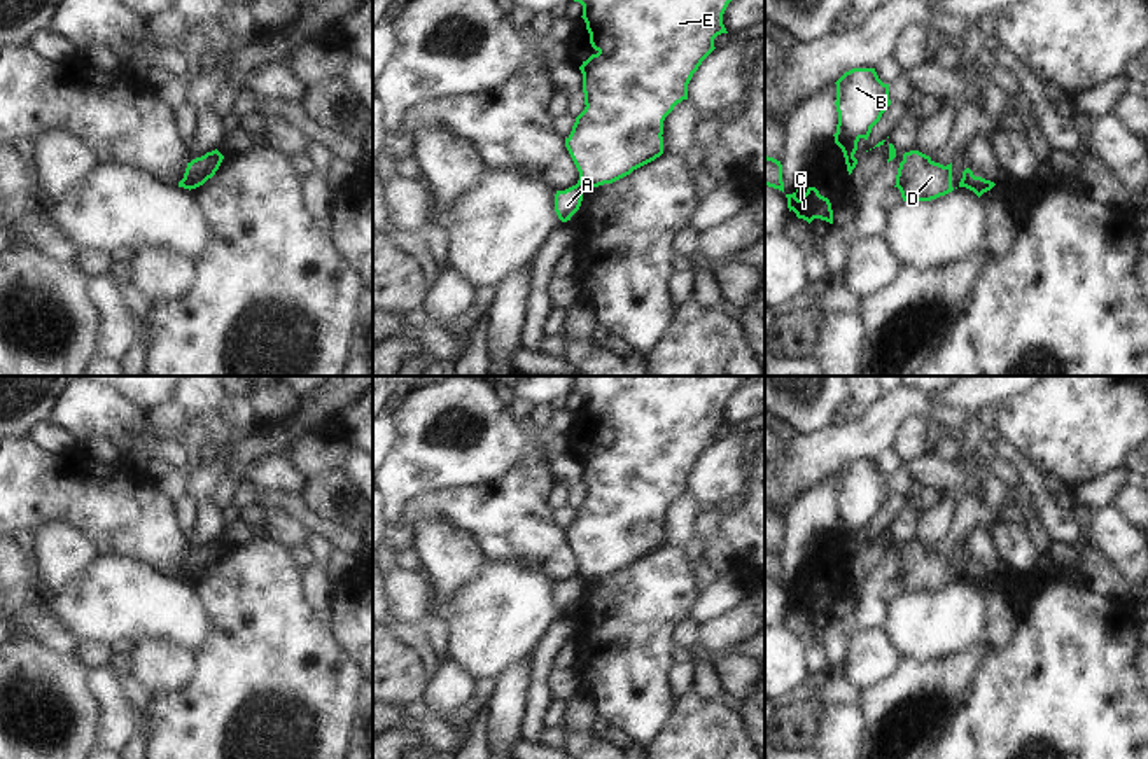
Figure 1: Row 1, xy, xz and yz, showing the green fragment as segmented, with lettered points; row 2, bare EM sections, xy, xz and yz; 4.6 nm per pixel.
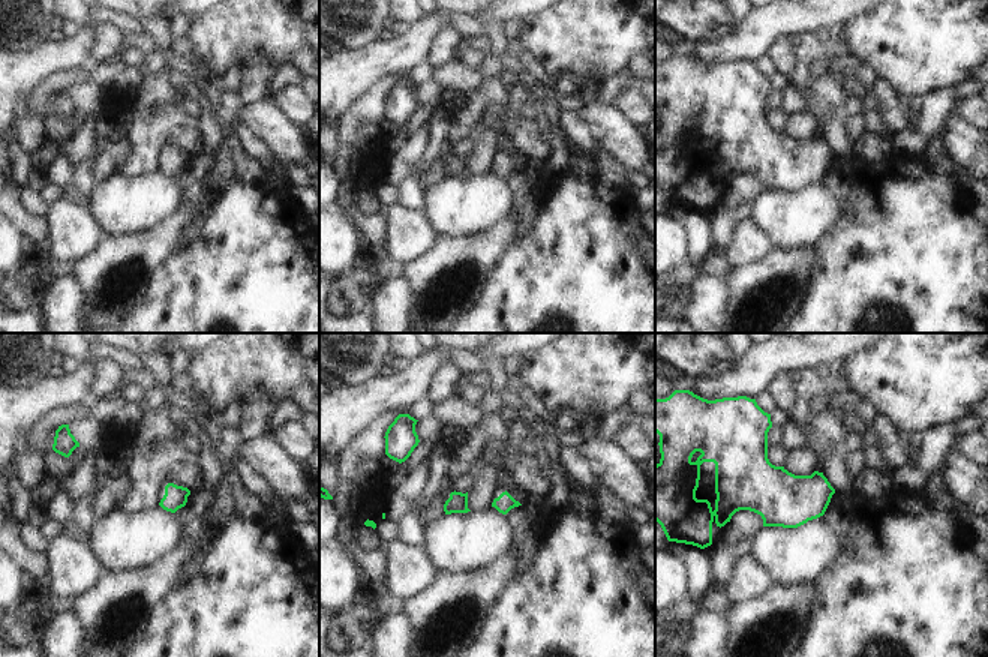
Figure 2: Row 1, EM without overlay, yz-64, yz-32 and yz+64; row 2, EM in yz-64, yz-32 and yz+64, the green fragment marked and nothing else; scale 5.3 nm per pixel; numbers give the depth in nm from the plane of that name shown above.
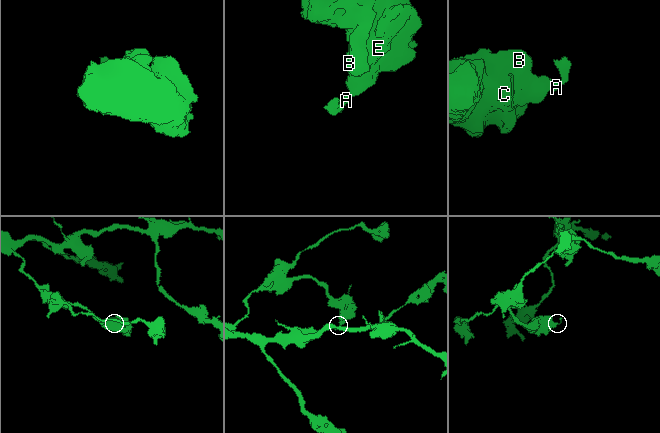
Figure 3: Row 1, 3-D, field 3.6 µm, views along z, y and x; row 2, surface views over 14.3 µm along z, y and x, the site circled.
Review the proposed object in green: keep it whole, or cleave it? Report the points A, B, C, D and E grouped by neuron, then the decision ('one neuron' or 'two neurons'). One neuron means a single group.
groups A / B C D E; two neurons

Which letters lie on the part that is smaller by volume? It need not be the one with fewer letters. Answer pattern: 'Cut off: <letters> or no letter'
Cut off: A

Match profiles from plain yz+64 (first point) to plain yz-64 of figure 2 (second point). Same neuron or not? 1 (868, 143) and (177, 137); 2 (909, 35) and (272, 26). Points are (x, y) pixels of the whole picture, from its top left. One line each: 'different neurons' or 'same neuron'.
1: same neuron
2: same neuron

